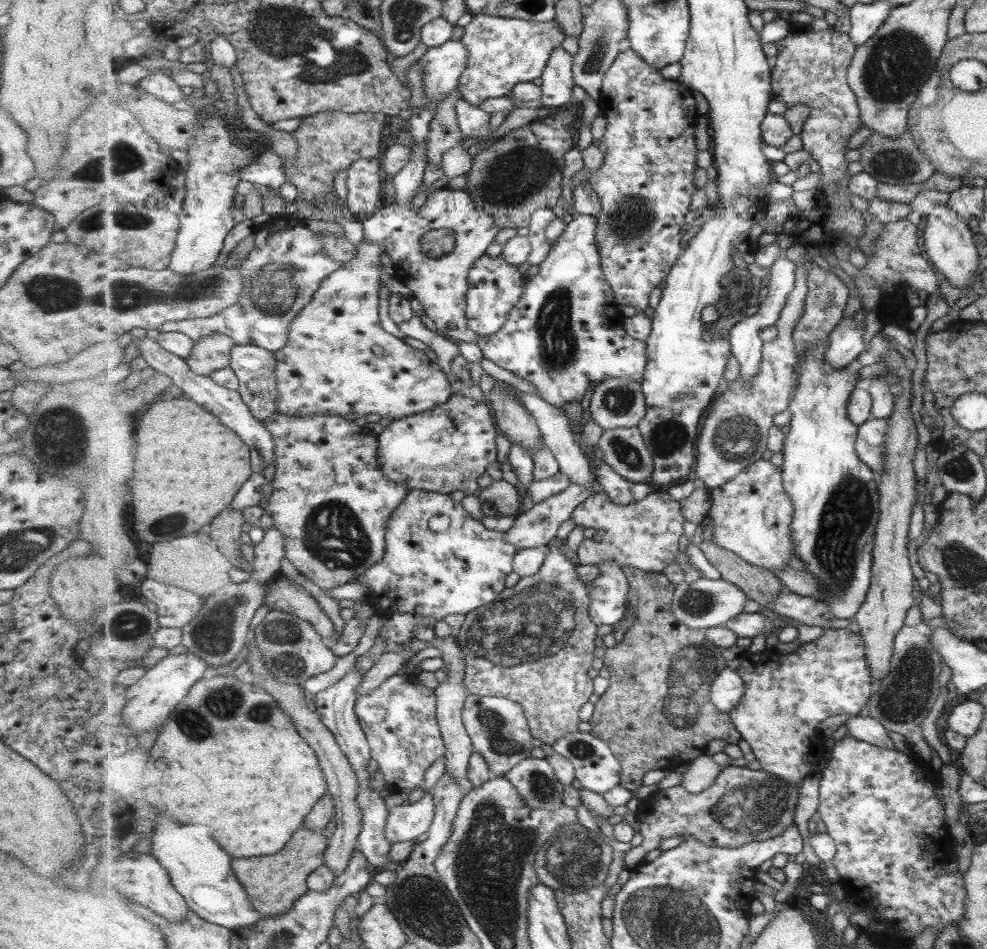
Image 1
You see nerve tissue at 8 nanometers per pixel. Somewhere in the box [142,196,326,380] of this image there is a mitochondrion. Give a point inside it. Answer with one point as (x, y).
(277, 287)

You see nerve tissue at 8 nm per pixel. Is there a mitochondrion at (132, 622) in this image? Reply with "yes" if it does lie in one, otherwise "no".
yes

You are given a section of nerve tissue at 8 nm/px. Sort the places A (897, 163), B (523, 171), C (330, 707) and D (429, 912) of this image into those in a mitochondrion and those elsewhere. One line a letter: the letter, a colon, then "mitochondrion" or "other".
A: mitochondrion
B: mitochondrion
C: other
D: mitochondrion

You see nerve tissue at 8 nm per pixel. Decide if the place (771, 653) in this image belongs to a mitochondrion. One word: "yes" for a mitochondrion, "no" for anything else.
no

